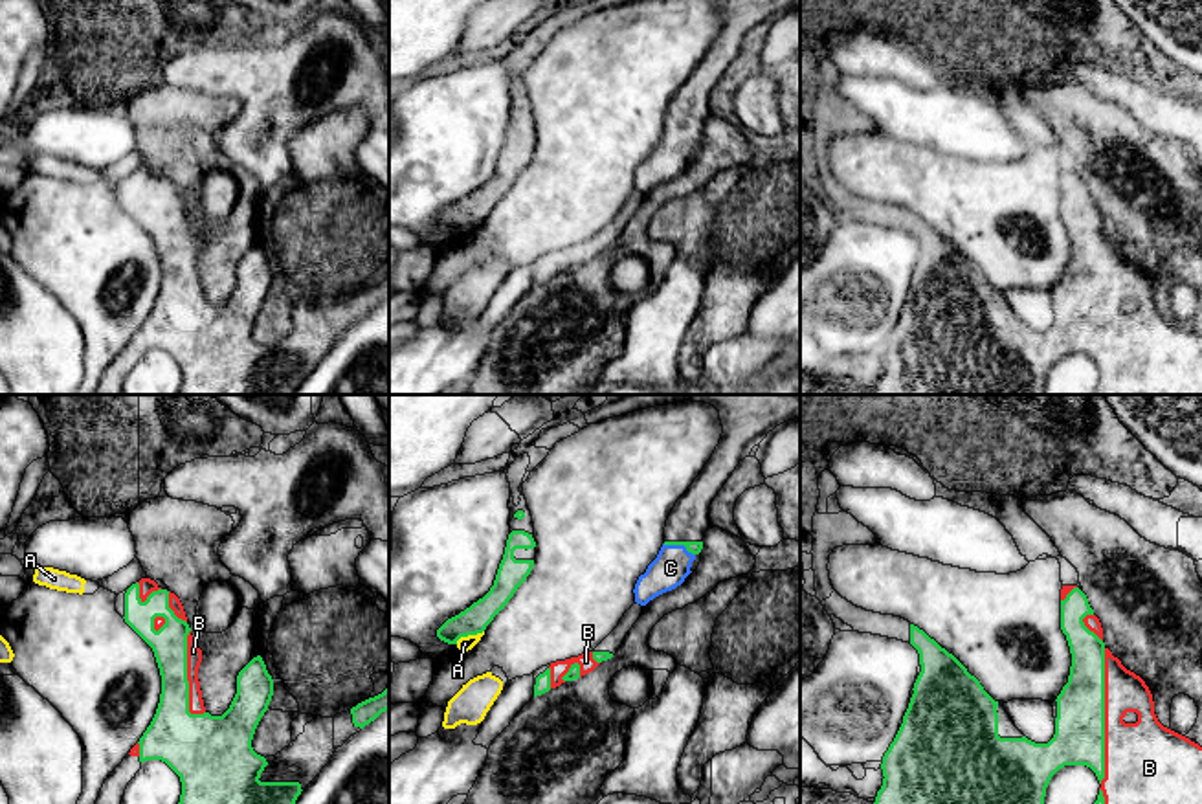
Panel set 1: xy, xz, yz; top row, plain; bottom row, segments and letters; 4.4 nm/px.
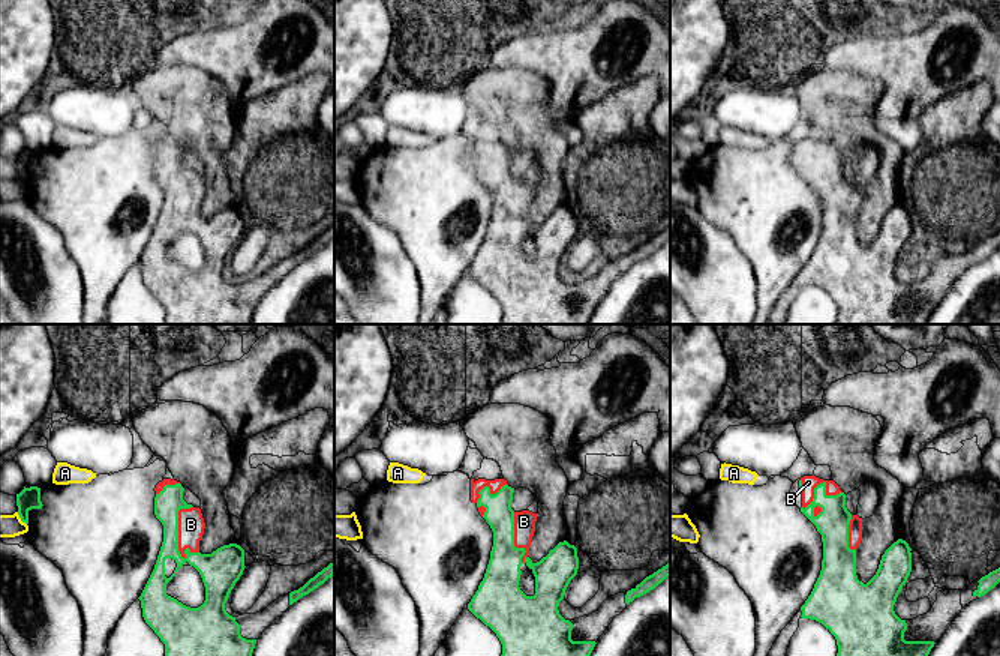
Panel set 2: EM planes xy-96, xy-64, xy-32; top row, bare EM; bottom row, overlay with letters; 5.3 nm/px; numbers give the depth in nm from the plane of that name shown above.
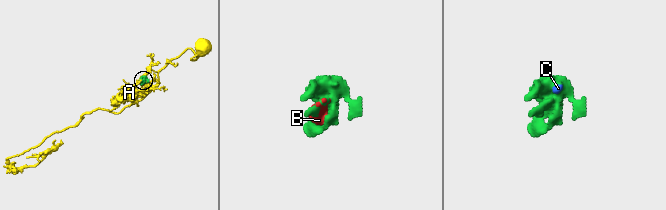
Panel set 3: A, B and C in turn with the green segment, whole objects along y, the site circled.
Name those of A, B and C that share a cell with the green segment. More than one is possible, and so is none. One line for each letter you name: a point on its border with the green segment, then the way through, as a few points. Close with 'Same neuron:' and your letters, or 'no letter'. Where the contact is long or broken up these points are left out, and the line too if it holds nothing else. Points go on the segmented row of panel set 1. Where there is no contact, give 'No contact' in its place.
B: Touches green at yz (1103, 716)
C: Touches green at xz (679, 544)
Same neuron: B, C

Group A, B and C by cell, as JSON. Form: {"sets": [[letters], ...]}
{"sets": [["A"], ["B", "C"]]}

